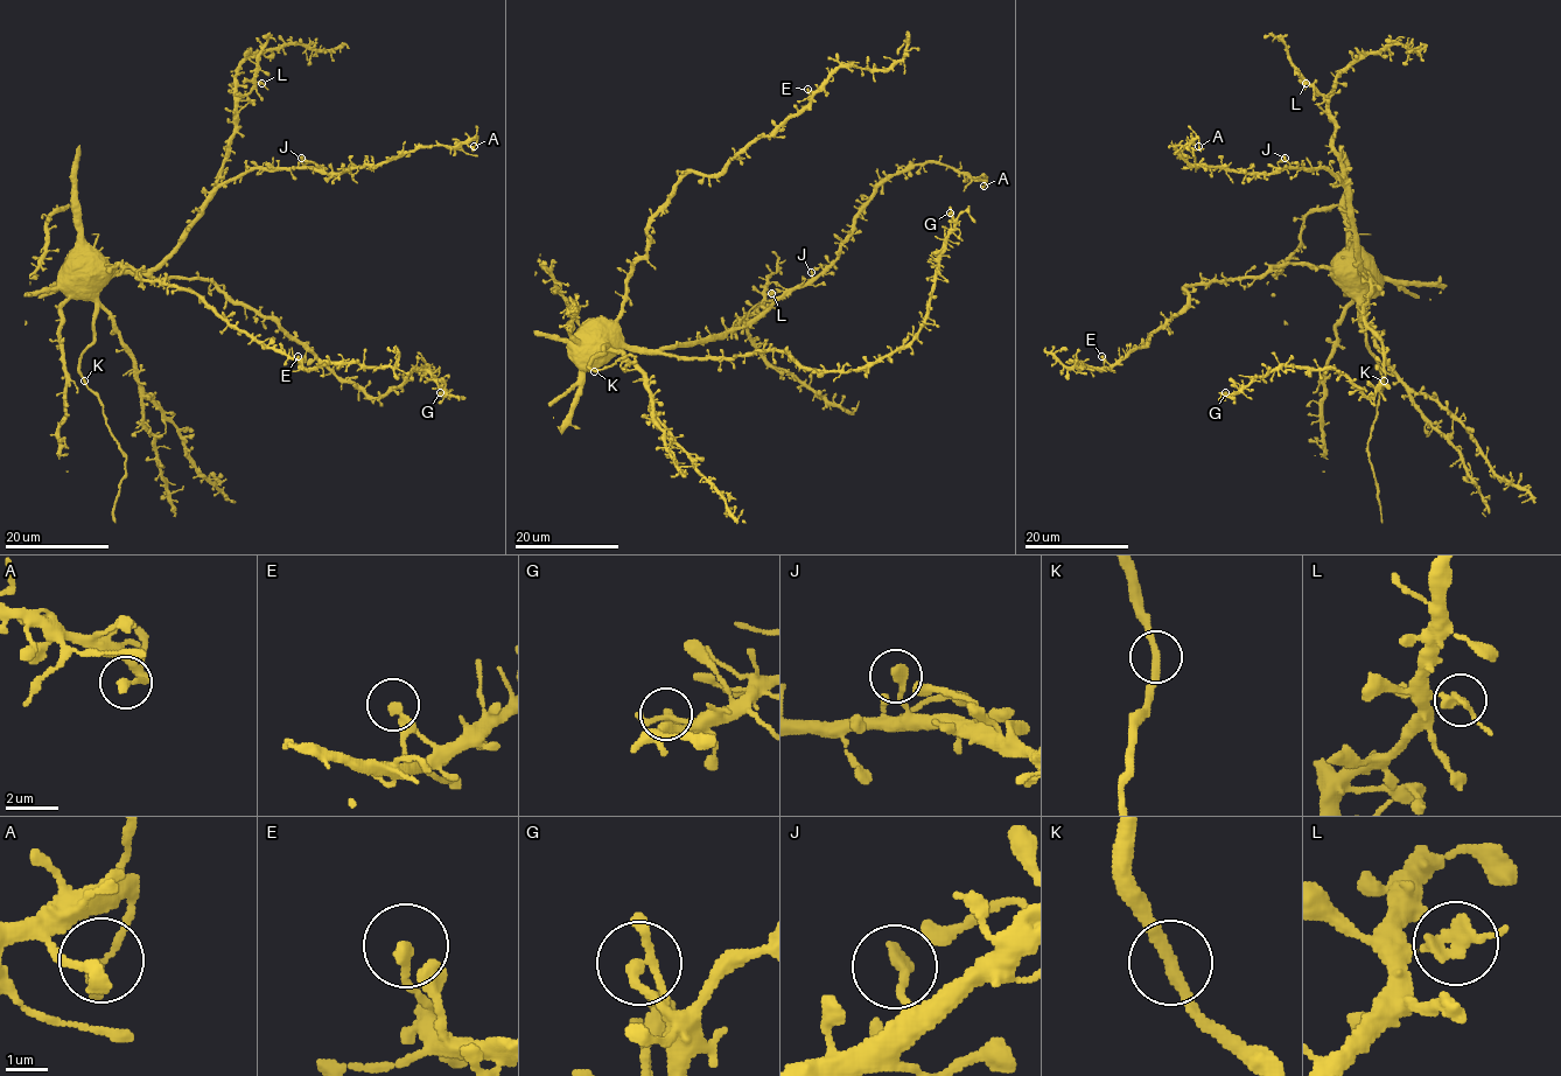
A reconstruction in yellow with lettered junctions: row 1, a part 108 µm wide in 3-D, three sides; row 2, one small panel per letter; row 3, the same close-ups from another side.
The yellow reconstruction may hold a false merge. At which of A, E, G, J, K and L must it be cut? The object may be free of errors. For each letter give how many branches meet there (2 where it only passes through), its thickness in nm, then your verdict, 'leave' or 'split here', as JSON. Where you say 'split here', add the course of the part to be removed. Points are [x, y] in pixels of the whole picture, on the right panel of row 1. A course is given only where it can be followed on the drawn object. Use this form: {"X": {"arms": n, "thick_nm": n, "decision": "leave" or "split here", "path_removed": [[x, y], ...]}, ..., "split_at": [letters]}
{"A": {"arms": 1, "thick_nm": 360, "decision": "leave"}, "E": {"arms": 1, "thick_nm": 280, "decision": "leave"}, "G": {"arms": 2, "thick_nm": 260, "decision": "leave"}, "J": {"arms": 2, "thick_nm": 280, "decision": "leave"}, "K": {"arms": 2, "thick_nm": 280, "decision": "leave"}, "L": {"arms": 2, "thick_nm": 260, "decision": "leave"}, "split_at": []}

